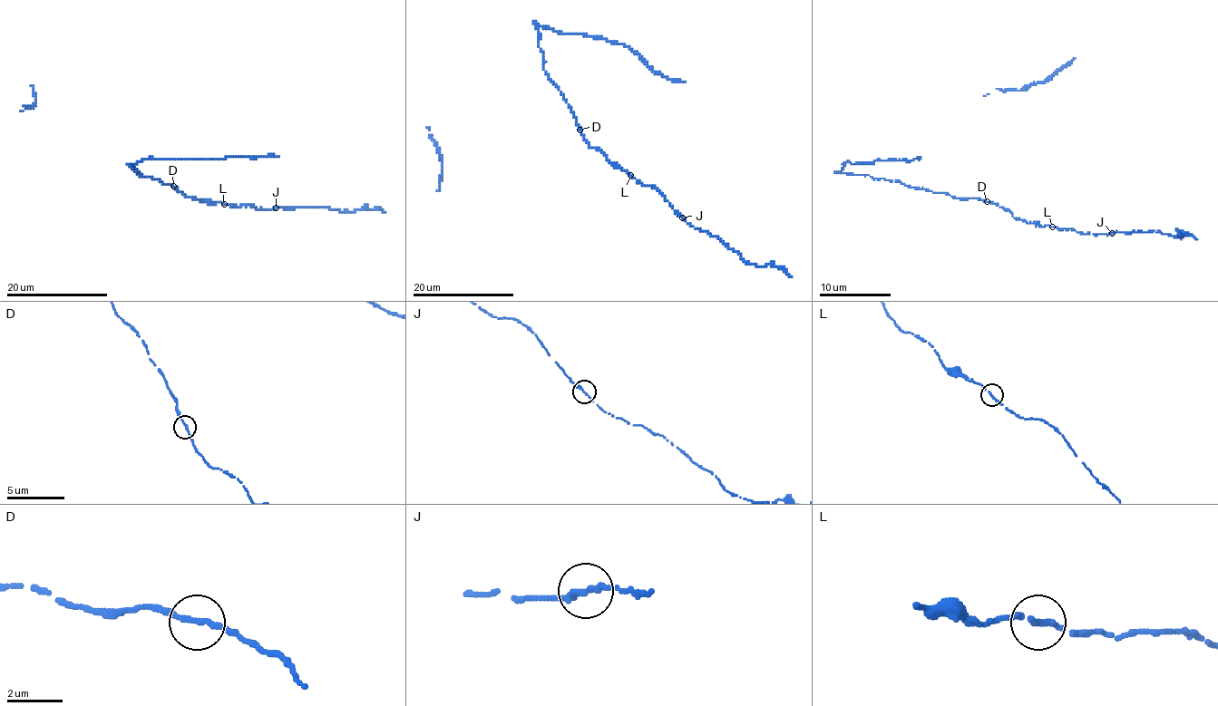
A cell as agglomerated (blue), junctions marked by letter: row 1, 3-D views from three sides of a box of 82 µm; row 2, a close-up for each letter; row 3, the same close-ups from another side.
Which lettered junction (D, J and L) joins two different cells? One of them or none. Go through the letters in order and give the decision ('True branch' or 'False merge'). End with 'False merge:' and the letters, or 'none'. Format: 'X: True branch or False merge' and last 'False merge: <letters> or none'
D: True branch
J: True branch
L: True branch
False merge: none

